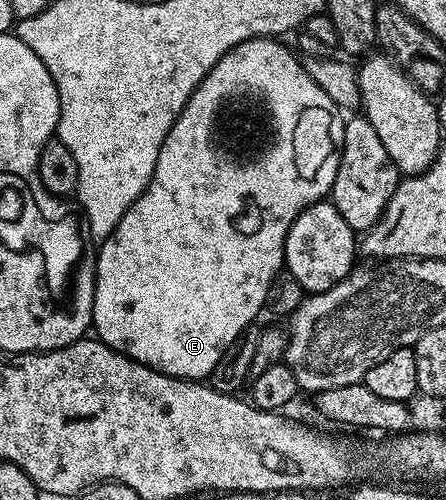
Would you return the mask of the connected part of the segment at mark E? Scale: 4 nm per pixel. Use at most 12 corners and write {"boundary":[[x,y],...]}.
{"boundary":[[232,47],[95,255],[96,338],[205,381],[345,119]]}

